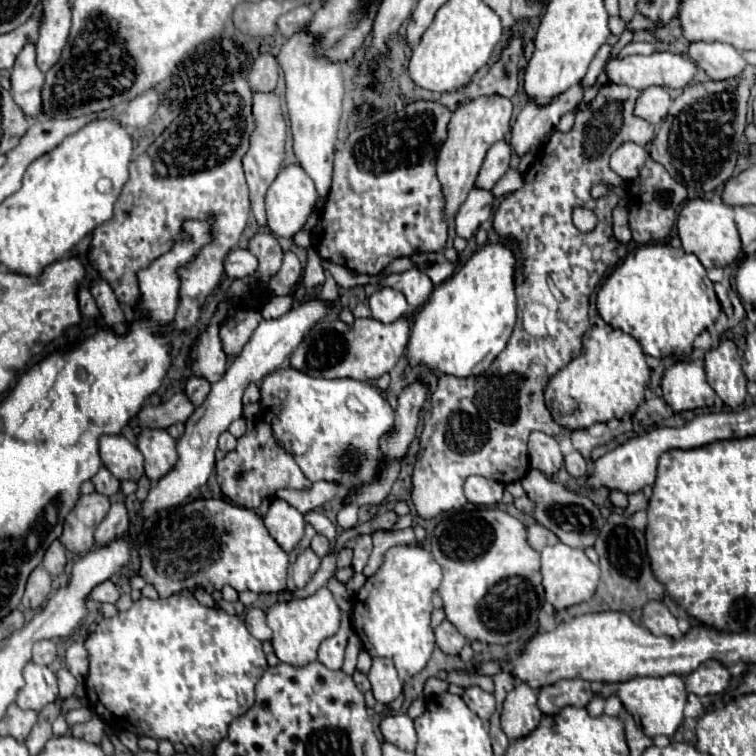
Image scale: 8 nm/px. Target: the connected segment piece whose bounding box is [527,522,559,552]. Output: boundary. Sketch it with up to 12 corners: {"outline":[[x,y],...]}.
{"outline":[[537,522],[527,528],[529,544],[537,552],[559,542],[553,532]]}

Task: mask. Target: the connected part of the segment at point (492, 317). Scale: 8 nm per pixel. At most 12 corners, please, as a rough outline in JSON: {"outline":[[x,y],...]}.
{"outline":[[487,244],[437,286],[409,366],[483,374],[515,326],[513,252]]}

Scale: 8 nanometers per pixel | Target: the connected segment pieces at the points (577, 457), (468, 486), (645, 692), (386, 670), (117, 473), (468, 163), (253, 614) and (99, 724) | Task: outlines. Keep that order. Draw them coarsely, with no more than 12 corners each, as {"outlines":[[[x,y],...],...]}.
{"outlines":[[[577,450],[565,456],[571,476],[585,476],[587,462]],[[469,476],[465,498],[471,504],[493,506],[503,496],[503,484]],[[677,674],[605,684],[649,738],[683,724],[687,690]],[[375,658],[369,682],[375,700],[387,704],[403,692],[395,664]],[[123,434],[103,436],[99,454],[117,480],[139,480],[143,456]],[[497,94],[453,112],[437,154],[443,214],[457,216],[487,148],[511,130]],[[261,608],[245,612],[245,626],[257,640],[271,640]],[[93,716],[85,724],[75,724],[71,734],[99,744],[105,734],[105,722]]]}

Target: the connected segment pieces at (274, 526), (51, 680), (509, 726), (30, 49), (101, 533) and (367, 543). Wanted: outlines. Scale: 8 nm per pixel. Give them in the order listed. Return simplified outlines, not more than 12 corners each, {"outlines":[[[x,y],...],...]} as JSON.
{"outlines":[[[281,498],[265,526],[285,552],[305,536],[305,516]],[[29,662],[17,694],[21,710],[43,710],[57,700],[57,678]],[[523,682],[507,694],[501,728],[509,740],[541,720],[537,694]],[[27,42],[11,72],[11,94],[25,116],[41,114],[45,76]],[[115,502],[97,528],[97,546],[129,526],[127,506]],[[359,536],[353,552],[353,570],[361,572],[371,550],[371,536]]]}

